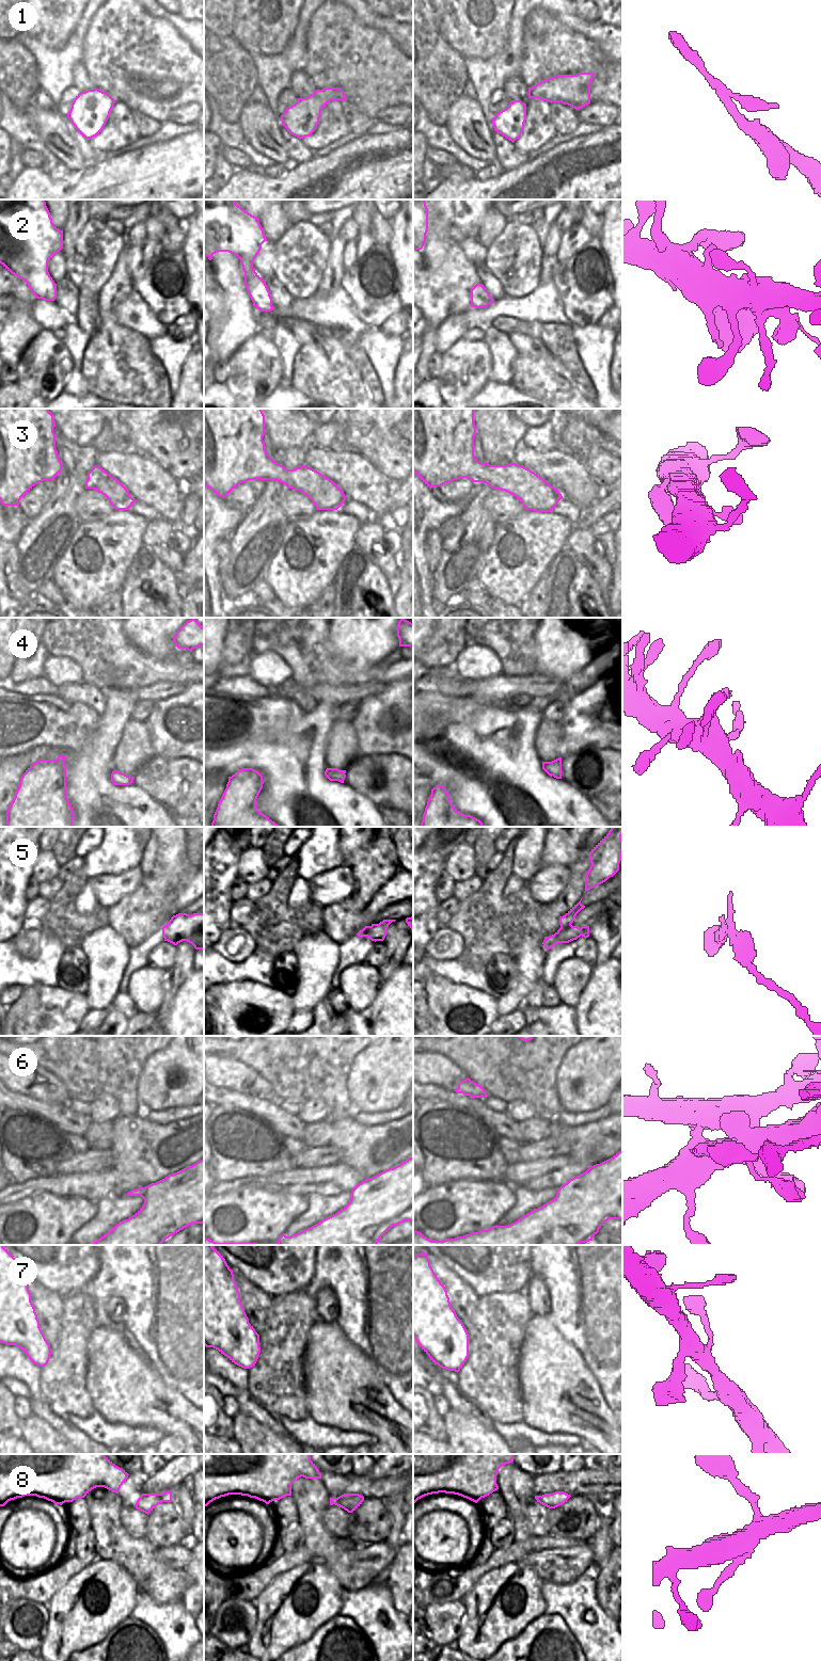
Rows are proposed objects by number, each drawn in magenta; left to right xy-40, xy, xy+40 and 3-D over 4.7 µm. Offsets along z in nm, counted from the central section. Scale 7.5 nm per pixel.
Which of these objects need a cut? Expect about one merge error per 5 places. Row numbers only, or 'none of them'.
4, 5.

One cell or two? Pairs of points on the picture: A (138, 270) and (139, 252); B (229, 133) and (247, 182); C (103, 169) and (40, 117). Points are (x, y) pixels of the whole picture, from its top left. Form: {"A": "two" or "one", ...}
{"A": "one", "B": "two", "C": "two"}

